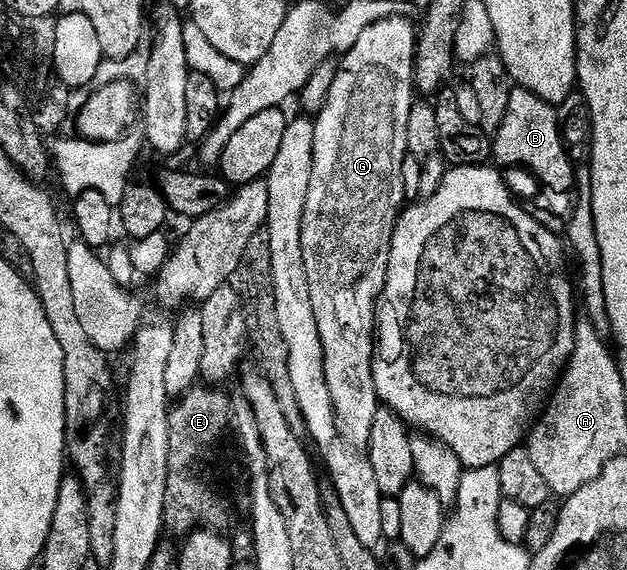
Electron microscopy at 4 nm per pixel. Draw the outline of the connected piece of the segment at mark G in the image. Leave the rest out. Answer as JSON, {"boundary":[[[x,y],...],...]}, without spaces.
{"boundary":[[[387,17],[374,23],[366,27],[366,31],[358,35],[358,43],[354,43],[354,47],[350,47],[350,51],[343,54],[336,71],[334,87],[330,87],[330,99],[326,99],[326,107],[322,107],[322,111],[314,119],[314,171],[310,175],[306,211],[302,215],[302,259],[306,263],[306,279],[310,283],[310,303],[314,306],[314,319],[318,319],[318,335],[322,339],[326,387],[330,387],[330,399],[334,403],[334,419],[338,427],[338,435],[342,435],[342,439],[350,447],[361,451],[367,450],[370,443],[370,430],[374,428],[374,415],[378,415],[382,407],[381,399],[374,387],[372,374],[372,357],[376,354],[378,340],[378,302],[384,291],[384,284],[388,282],[388,264],[392,258],[392,240],[396,223],[400,220],[401,212],[406,205],[402,165],[403,160],[409,155],[406,127],[410,123],[410,111],[414,100],[414,62],[418,40],[417,26],[412,26],[410,22],[408,17]]]}

